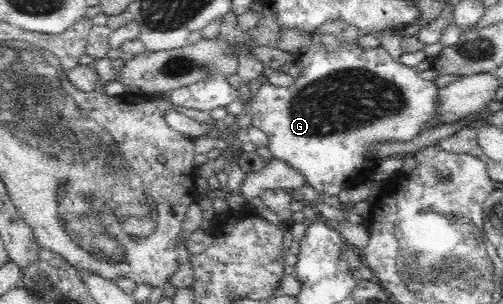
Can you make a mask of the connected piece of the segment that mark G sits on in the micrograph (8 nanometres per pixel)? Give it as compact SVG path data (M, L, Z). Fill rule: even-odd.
M329 20L325 22L320 28L313 33L312 43L300 56L300 65L302 65L302 73L300 77L294 79L294 83L286 87L276 87L269 82L263 83L258 92L252 94L249 104L243 104L245 113L250 113L252 116L251 125L261 129L266 133L269 141L267 147L272 152L272 156L275 159L284 161L292 169L299 171L306 180L305 185L310 186L312 189L317 189L319 195L338 195L340 191L352 185L361 183L363 180L368 179L372 171L374 171L376 164L379 162L374 153L376 151L376 145L382 143L382 141L412 141L415 137L420 135L422 125L428 125L436 115L438 115L438 91L439 88L434 83L434 80L422 79L418 75L415 68L408 67L400 61L392 59L392 56L386 52L382 47L376 48L358 48L356 46L356 39L360 35L364 35L364 32L358 30L356 27L341 20ZM332 34L332 36L338 36L340 40L340 47L336 47L334 51L328 51L321 42L321 35Z

